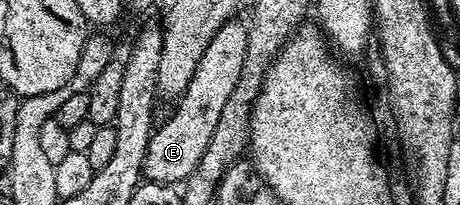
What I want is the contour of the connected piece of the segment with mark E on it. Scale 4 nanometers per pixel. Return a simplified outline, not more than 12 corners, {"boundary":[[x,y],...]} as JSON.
{"boundary":[[248,24],[210,40],[157,125],[143,177],[167,186],[198,168],[246,56]]}

